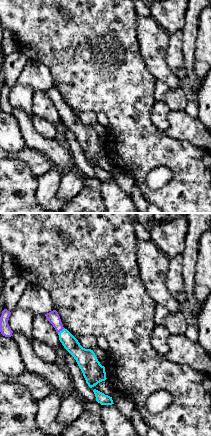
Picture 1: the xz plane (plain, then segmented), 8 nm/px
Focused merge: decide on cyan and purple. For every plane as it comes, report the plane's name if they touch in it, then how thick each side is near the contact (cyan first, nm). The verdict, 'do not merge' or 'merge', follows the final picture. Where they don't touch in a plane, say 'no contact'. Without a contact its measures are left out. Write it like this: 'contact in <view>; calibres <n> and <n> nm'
contact in xz; calibres 120 and 100 nm

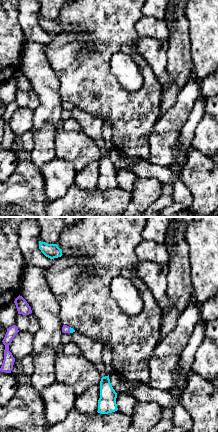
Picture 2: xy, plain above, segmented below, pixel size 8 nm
contact in xy; calibres 40 and 60 nm

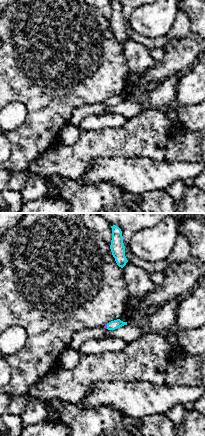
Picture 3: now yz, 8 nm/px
contact in yz; calibres 70 and 20 nm

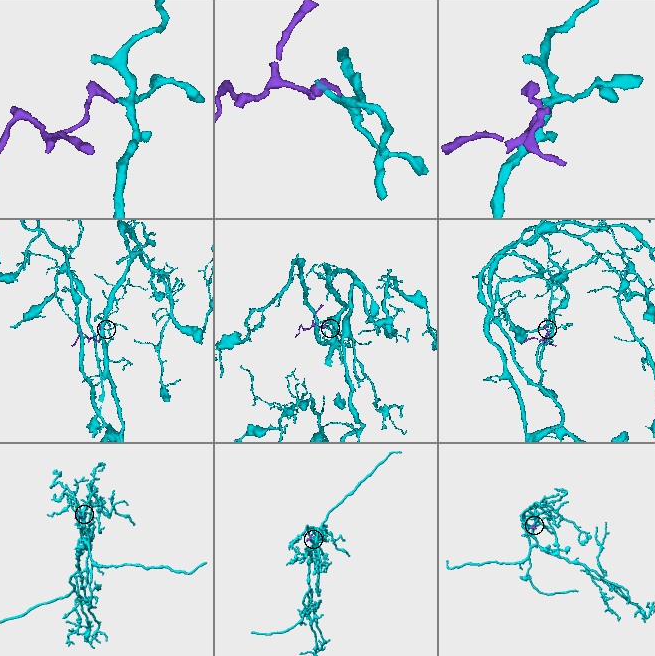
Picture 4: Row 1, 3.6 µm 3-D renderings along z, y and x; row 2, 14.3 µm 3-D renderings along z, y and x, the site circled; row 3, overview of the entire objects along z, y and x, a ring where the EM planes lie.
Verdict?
merge

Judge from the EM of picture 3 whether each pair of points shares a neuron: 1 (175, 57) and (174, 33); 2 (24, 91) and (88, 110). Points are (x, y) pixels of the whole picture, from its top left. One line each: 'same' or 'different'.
1: different
2: different

